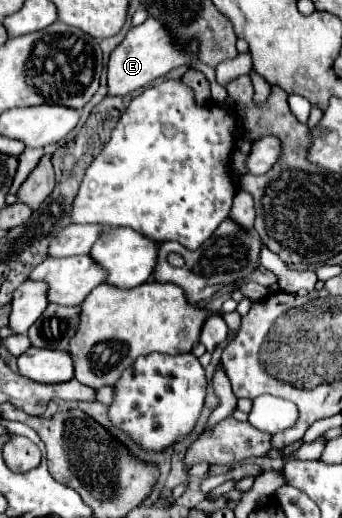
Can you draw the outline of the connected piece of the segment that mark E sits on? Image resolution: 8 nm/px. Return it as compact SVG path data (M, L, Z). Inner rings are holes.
M148 18L144 24L130 28L126 38L110 54L110 60L108 60L108 94L110 96L130 94L130 92L140 90L140 88L152 84L154 80L162 78L172 68L188 66L188 64L194 66L192 54L190 52L182 54L182 50L178 50L178 46L174 46L174 42L170 40L164 26L158 20Z

